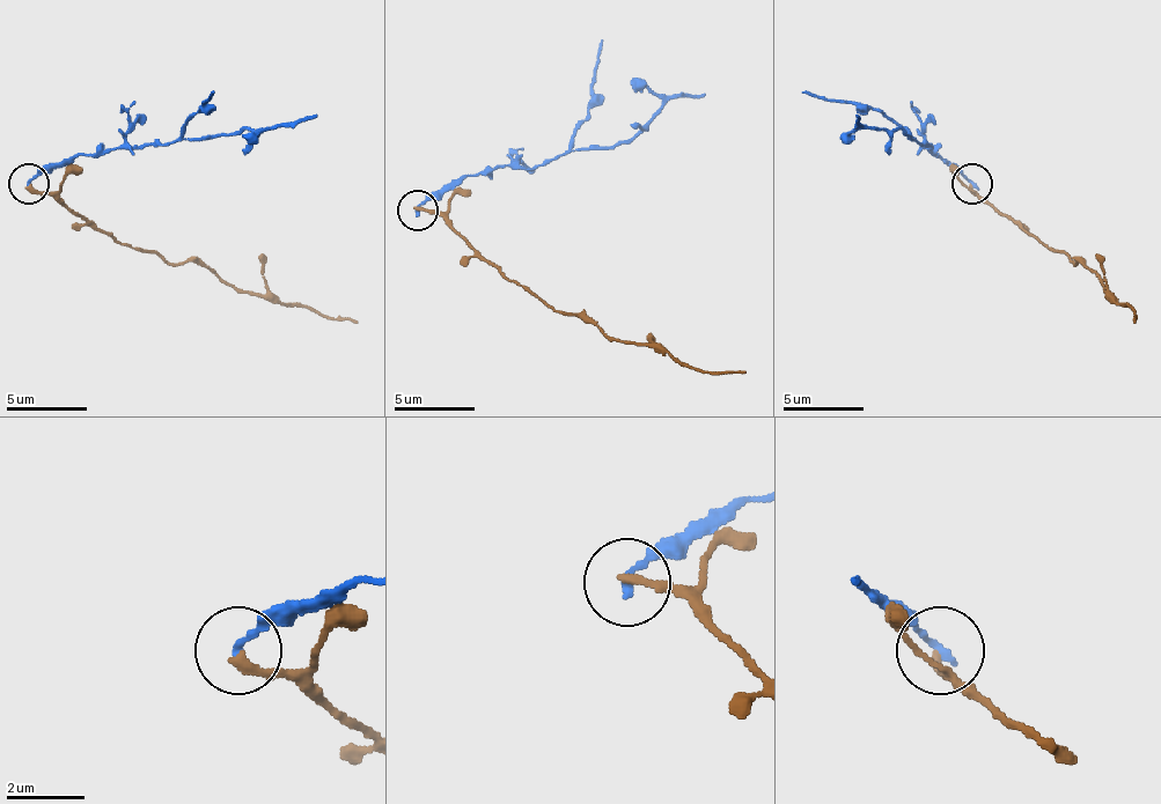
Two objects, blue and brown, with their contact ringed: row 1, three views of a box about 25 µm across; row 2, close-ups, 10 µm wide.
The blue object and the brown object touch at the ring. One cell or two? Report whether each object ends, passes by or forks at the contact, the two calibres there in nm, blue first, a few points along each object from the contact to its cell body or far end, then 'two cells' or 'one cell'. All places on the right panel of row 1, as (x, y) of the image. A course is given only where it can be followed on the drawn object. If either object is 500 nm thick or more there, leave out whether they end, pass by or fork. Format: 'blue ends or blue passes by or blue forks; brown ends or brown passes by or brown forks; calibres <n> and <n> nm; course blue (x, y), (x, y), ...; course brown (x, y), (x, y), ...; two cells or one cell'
blue ends; brown ends; calibres 240 and 240 nm; course blue (974, 184), (928, 148), (932, 144), (859, 124), (855, 116); course brown (974, 184), (977, 192), (1042, 245), (1058, 249), (1074, 265), (1079, 262), (1107, 294), (1136, 310), (1136, 322); two cells

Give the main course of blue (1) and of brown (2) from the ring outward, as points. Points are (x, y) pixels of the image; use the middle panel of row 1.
1: (418, 211), (471, 174), (499, 166), (536, 170), (572, 149), (621, 146), (674, 97), (706, 93)
2: (418, 211), (442, 215), (512, 280), (556, 312), (588, 316), (617, 340), (661, 345), (703, 373), (747, 373)

